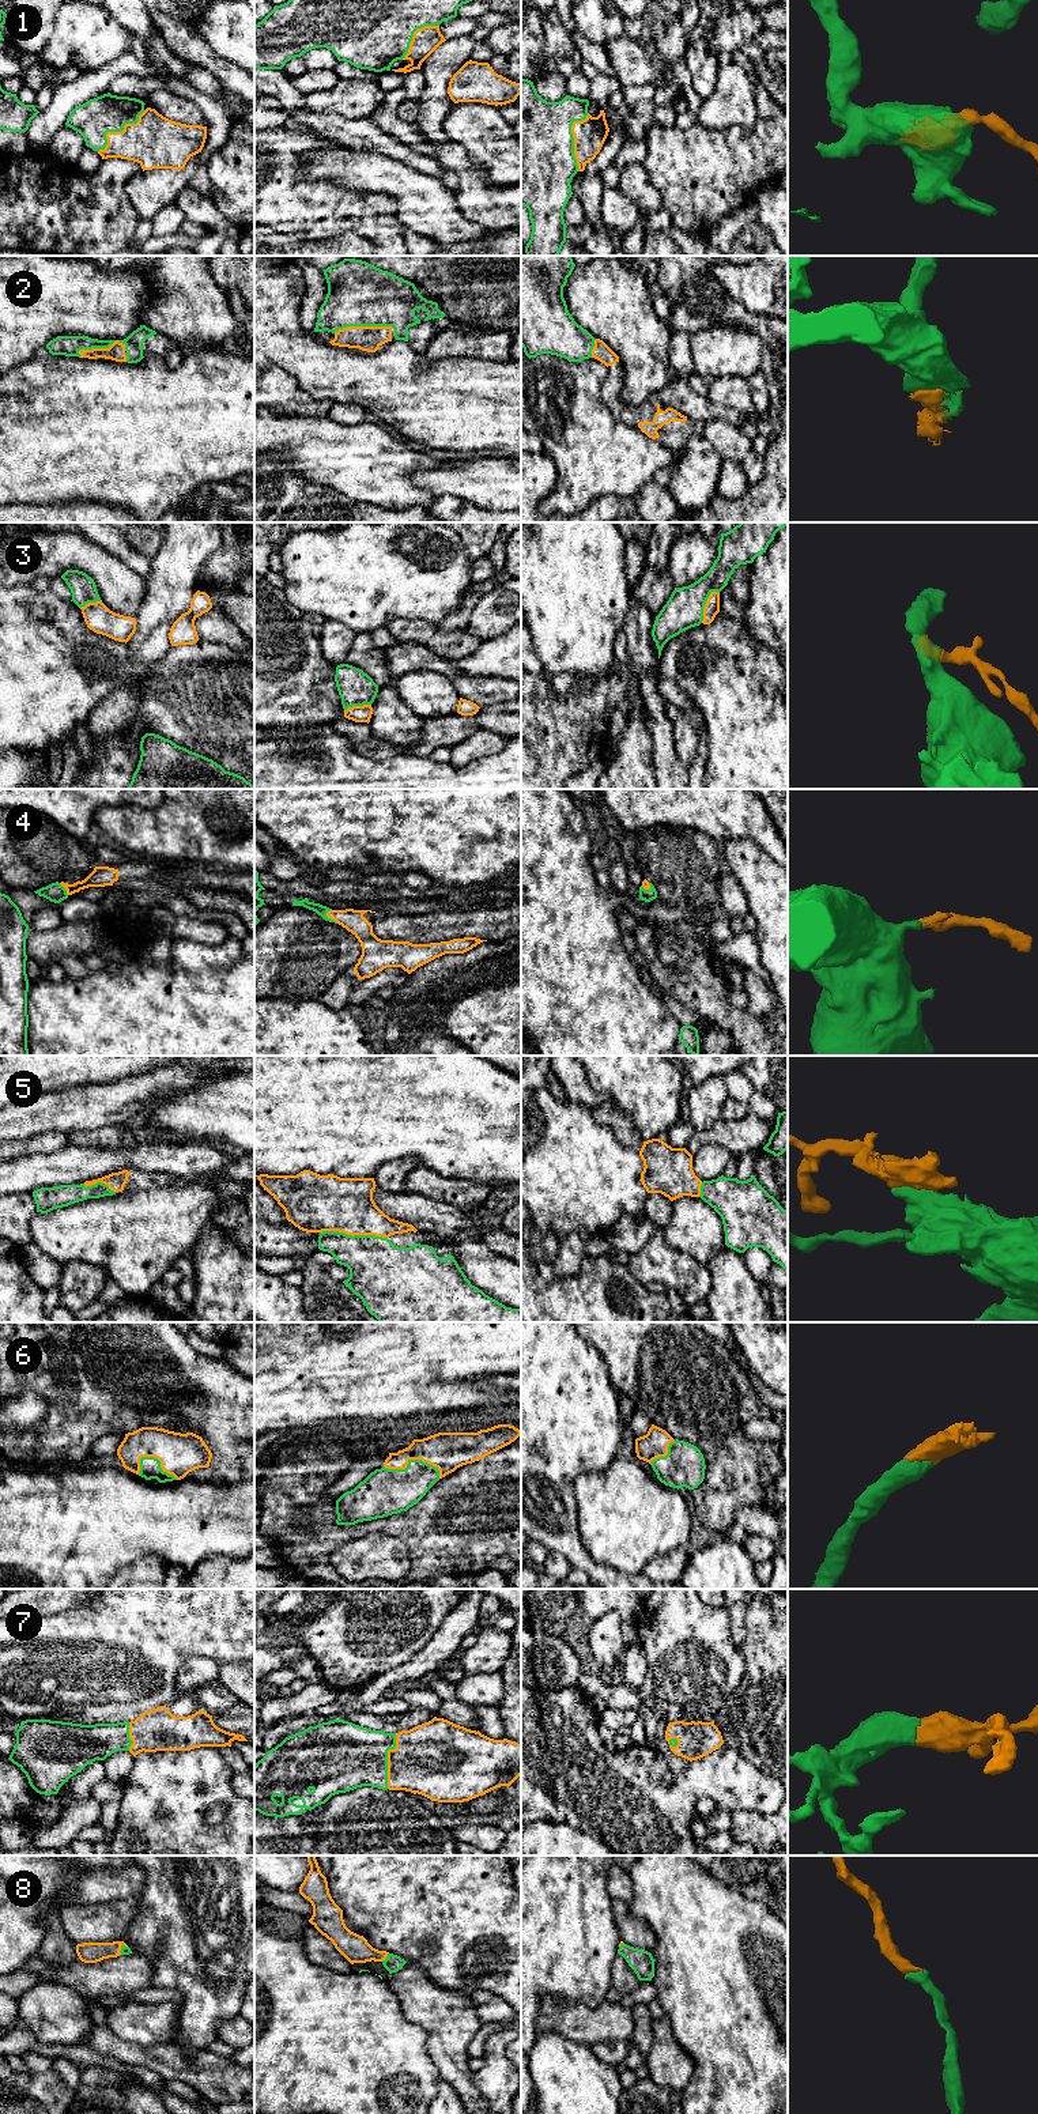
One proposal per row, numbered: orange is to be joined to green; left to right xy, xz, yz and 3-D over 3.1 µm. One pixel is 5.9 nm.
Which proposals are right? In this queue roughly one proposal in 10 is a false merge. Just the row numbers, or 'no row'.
1, 2, 3, 4, 5, 6, 7, 8

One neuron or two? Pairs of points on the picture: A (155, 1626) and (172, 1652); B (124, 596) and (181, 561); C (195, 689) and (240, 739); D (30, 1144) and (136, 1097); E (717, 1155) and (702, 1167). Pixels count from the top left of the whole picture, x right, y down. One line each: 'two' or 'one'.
A: one
B: two
C: one
D: two
E: one

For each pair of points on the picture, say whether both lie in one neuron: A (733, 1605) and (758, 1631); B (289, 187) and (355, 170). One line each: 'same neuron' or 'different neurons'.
A: different neurons
B: different neurons

